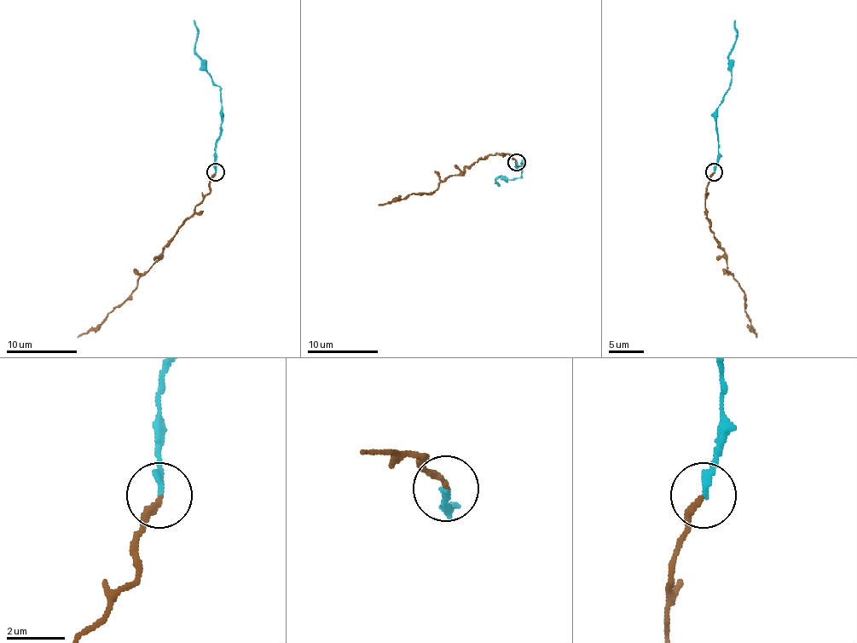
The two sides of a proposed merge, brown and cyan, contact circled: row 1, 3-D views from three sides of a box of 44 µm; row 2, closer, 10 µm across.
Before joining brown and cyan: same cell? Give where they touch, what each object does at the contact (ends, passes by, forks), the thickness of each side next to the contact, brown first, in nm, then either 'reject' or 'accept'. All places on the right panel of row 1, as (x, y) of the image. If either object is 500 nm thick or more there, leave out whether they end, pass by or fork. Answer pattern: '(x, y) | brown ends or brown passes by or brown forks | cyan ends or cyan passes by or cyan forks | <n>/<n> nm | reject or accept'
(714, 172) | brown ends | cyan ends | 220/200 nm | reject

